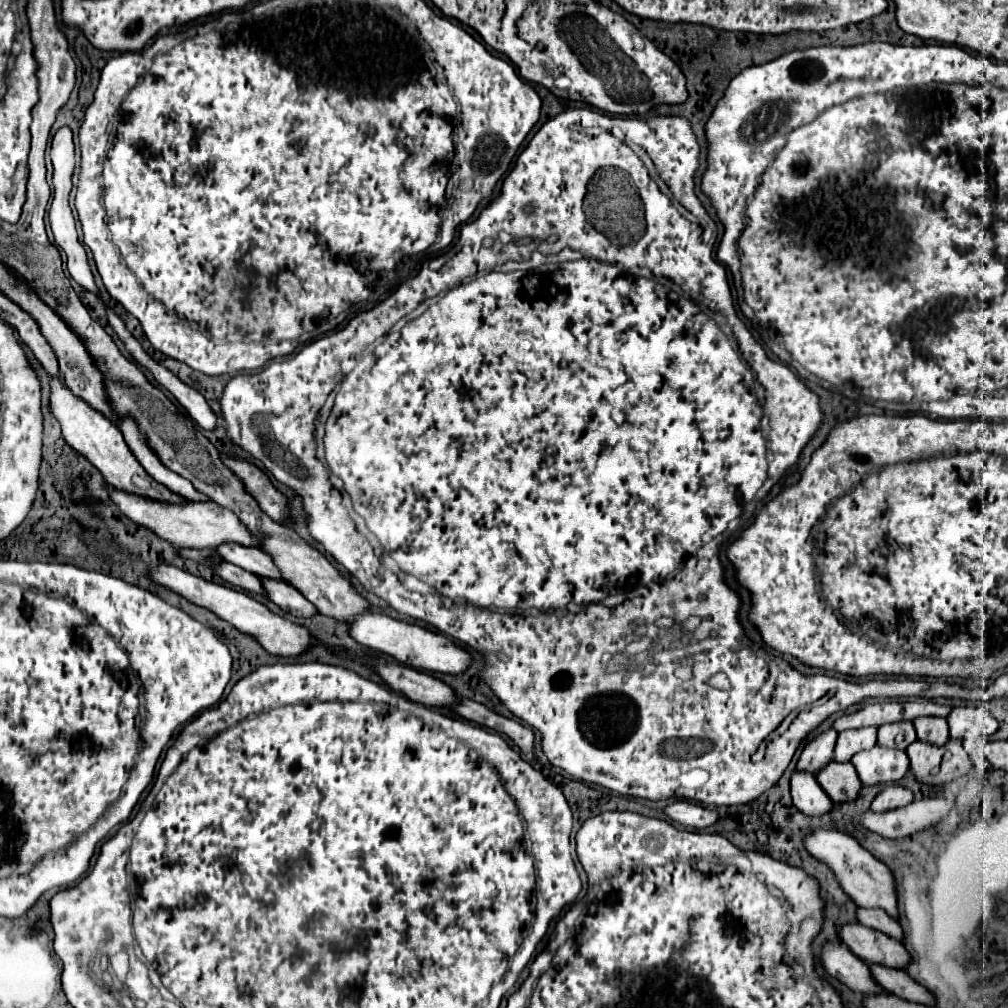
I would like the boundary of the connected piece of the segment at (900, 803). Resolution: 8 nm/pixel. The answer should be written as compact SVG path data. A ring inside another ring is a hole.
M887 785L873 801L871 809L875 813L883 813L883 811L891 811L891 809L899 809L913 803L913 793L901 785Z

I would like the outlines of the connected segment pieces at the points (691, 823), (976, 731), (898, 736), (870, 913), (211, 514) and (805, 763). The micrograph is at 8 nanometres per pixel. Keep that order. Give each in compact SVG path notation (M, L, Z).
M675 801L673 805L669 805L665 809L665 813L685 825L685 827L693 827L693 829L705 829L705 827L711 827L713 823L719 821L719 813L717 811L711 811L711 809L705 809L701 805L695 805L695 803L689 803L689 801Z
M961 705L951 711L947 717L949 723L949 737L955 741L973 741L973 739L989 739L997 729L999 723L979 705Z
M899 721L899 723L879 727L877 743L881 743L883 747L889 747L889 749L907 749L913 743L913 739L917 739L913 723Z
M859 907L857 909L857 915L859 915L859 921L865 927L871 927L875 931L881 931L881 933L889 935L891 939L903 941L903 929L901 929L901 925L895 919L891 919L889 915L885 915L881 909L865 909L865 907Z
M111 489L111 499L115 505L135 523L149 527L165 541L173 543L175 547L195 547L195 549L215 549L223 543L237 543L243 547L257 547L261 549L261 543L257 537L253 537L247 527L237 519L237 515L213 501L209 503L193 503L187 505L167 505L167 503L153 503L145 497L137 497L131 493L123 493L117 489Z
M829 729L827 733L821 733L815 741L811 741L803 749L803 753L797 761L797 771L817 775L825 765L831 763L835 741L837 741L837 731L835 729Z

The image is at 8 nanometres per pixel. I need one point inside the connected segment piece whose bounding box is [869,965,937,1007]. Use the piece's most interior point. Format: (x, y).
(898, 982)

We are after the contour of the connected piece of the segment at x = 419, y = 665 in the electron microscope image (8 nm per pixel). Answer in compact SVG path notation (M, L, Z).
M365 613L365 615L357 617L357 621L349 627L349 633L361 645L371 647L375 651L381 651L385 655L391 655L401 665L413 667L413 669L435 671L435 673L445 673L445 675L459 675L473 661L471 653L461 649L459 645L455 645L449 637L445 637L441 633L433 633L427 627L419 627L413 623L391 619L391 617L381 615L381 613Z

